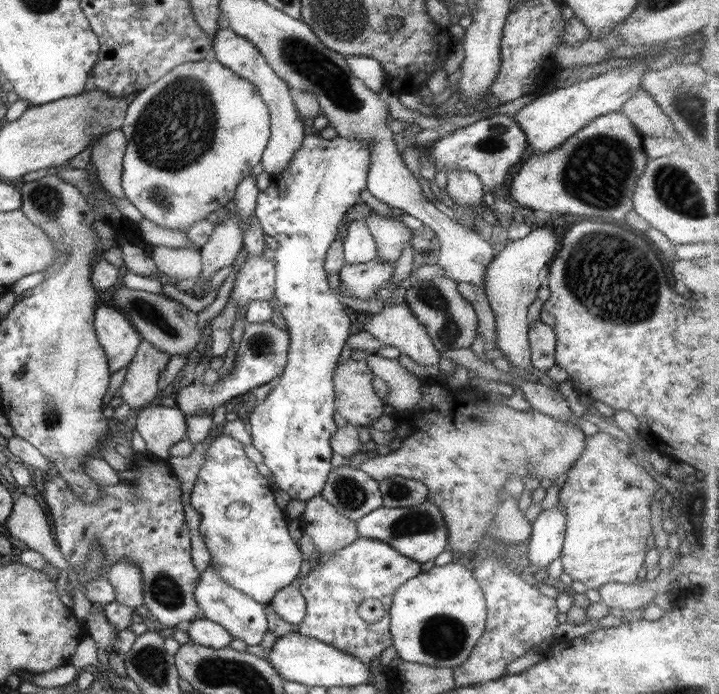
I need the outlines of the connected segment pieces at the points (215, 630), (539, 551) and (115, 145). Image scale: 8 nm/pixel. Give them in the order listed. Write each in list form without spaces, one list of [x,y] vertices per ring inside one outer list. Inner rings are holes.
[[[196,619],[185,625],[189,641],[205,648],[219,650],[231,642],[232,636],[219,624],[206,619]]]
[[[553,506],[542,512],[532,522],[526,557],[529,564],[542,570],[560,556],[565,531],[565,514],[560,506]]]
[[[115,130],[94,142],[90,152],[90,163],[97,170],[101,186],[115,198],[123,198],[121,188],[121,162],[125,152],[125,138],[120,130]]]

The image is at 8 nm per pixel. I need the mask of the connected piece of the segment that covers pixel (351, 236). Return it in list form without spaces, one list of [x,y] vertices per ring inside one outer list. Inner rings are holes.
[[[361,219],[353,220],[347,224],[347,234],[341,246],[344,254],[344,264],[361,264],[377,257],[375,241],[365,222]]]

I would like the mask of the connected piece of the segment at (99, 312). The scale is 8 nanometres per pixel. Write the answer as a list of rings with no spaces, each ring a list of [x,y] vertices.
[[[101,303],[95,308],[93,330],[101,346],[110,373],[128,366],[140,341],[132,323],[112,305]]]

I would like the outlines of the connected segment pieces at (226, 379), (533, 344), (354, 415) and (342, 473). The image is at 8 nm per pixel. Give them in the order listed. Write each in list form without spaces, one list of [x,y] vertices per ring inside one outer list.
[[[270,320],[261,324],[246,323],[237,351],[235,360],[228,374],[219,376],[213,385],[190,383],[181,388],[176,394],[175,406],[183,413],[183,417],[188,419],[195,413],[201,411],[213,411],[220,405],[227,405],[228,401],[239,394],[249,392],[251,388],[273,382],[281,376],[285,364],[287,364],[289,336],[286,330],[277,328]]]
[[[540,319],[529,322],[528,327],[527,339],[529,339],[529,361],[531,361],[531,366],[546,371],[551,366],[555,366],[555,335],[553,329],[543,324]]]
[[[349,357],[333,371],[334,412],[361,430],[385,414],[385,404],[373,391],[371,378],[364,359]]]
[[[341,465],[339,468],[332,468],[327,476],[324,488],[320,492],[320,496],[328,504],[331,504],[340,516],[355,522],[365,516],[365,514],[383,507],[378,483],[366,476],[361,470],[345,465]]]

